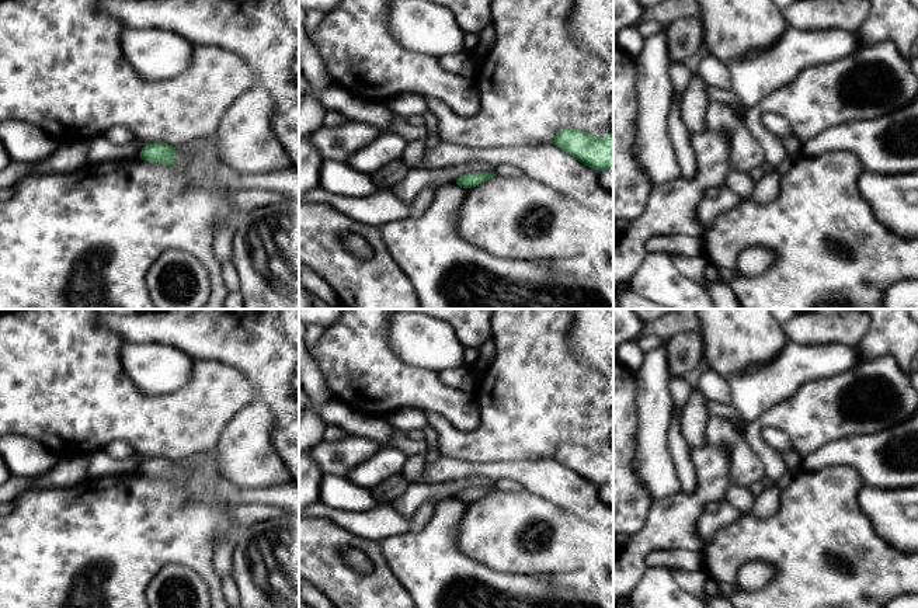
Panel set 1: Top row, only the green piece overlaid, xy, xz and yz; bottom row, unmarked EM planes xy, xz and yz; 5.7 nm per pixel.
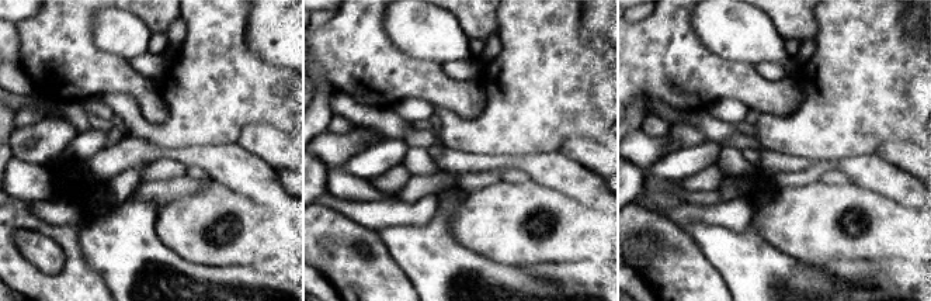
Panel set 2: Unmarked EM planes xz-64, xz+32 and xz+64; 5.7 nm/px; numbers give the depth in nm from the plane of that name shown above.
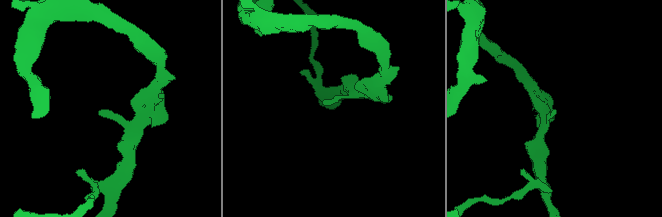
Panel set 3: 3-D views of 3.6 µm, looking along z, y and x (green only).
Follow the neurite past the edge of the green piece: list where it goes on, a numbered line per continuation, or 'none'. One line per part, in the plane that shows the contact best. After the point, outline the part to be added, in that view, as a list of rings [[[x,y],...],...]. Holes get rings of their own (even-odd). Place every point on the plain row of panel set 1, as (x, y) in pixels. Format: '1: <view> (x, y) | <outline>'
none

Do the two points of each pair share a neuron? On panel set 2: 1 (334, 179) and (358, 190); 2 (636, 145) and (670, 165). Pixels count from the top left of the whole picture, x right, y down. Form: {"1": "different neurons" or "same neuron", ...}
{"1": "same neuron", "2": "different neurons"}

